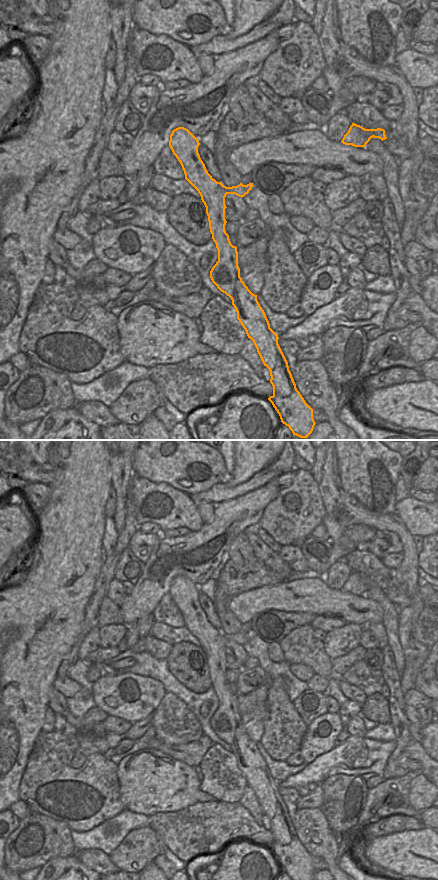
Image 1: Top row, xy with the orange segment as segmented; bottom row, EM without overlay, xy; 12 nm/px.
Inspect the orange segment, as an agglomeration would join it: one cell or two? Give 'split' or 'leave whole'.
leave whole

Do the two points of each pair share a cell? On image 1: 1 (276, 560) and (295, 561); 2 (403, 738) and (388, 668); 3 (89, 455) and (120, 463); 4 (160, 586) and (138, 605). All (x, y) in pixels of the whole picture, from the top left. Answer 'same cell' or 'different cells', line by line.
1: different cells
2: same cell
3: different cells
4: same cell

